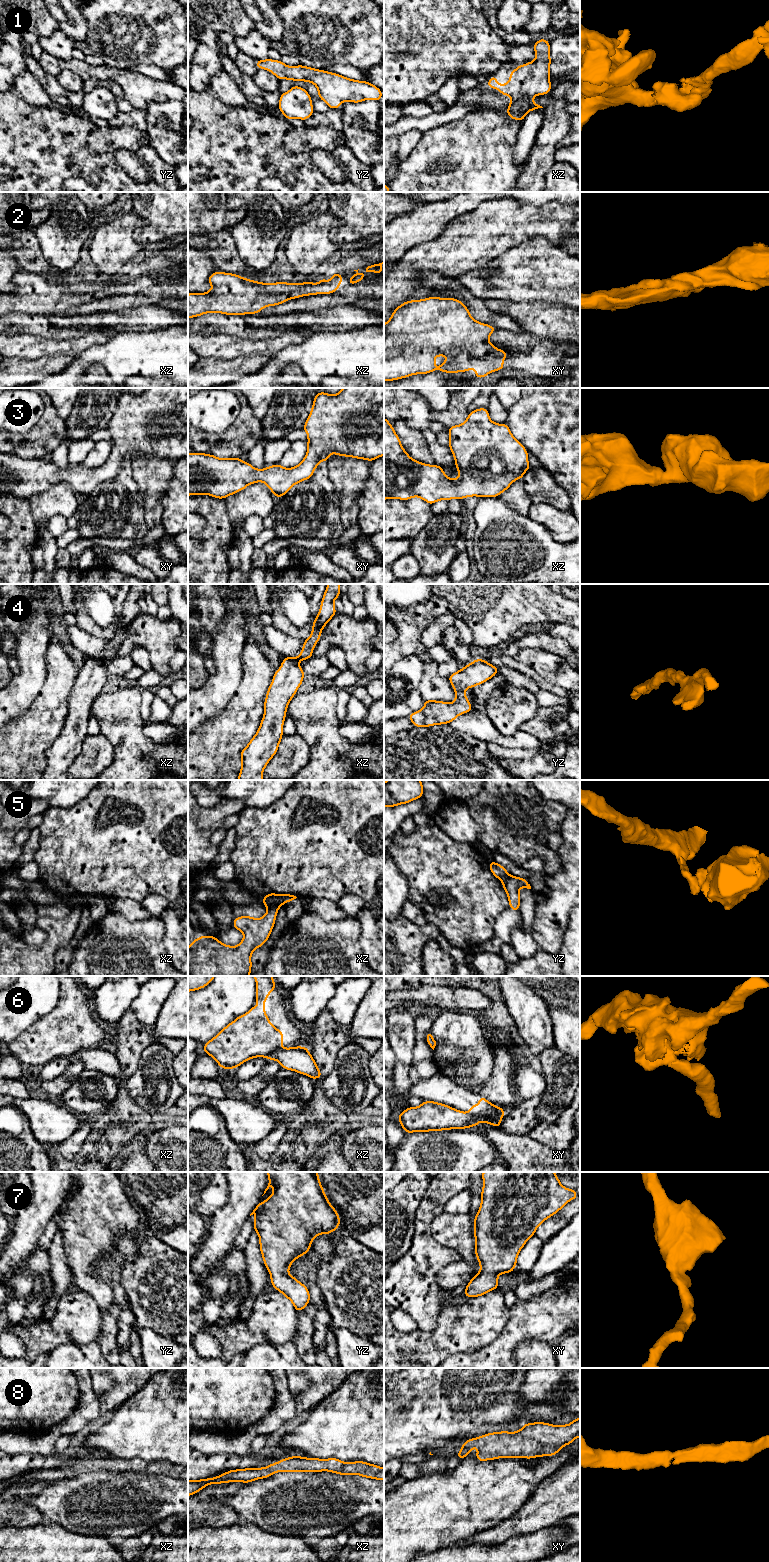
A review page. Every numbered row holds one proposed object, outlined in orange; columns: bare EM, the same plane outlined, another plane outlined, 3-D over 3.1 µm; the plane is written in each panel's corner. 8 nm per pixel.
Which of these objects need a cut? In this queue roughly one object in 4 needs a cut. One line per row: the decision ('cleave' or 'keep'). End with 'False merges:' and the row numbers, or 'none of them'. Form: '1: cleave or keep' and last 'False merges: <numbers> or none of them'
1: keep
2: keep
3: keep
4: keep
5: cleave
6: cleave
7: keep
8: keep
False merges: 5, 6

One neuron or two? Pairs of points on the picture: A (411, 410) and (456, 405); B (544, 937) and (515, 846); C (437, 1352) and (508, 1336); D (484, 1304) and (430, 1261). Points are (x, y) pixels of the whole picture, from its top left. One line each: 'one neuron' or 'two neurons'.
A: one neuron
B: two neurons
C: two neurons
D: two neurons

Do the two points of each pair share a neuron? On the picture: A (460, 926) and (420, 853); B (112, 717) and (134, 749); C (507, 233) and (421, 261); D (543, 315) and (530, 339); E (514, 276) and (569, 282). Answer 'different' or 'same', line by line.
A: same
B: same
C: same
D: different
E: same

